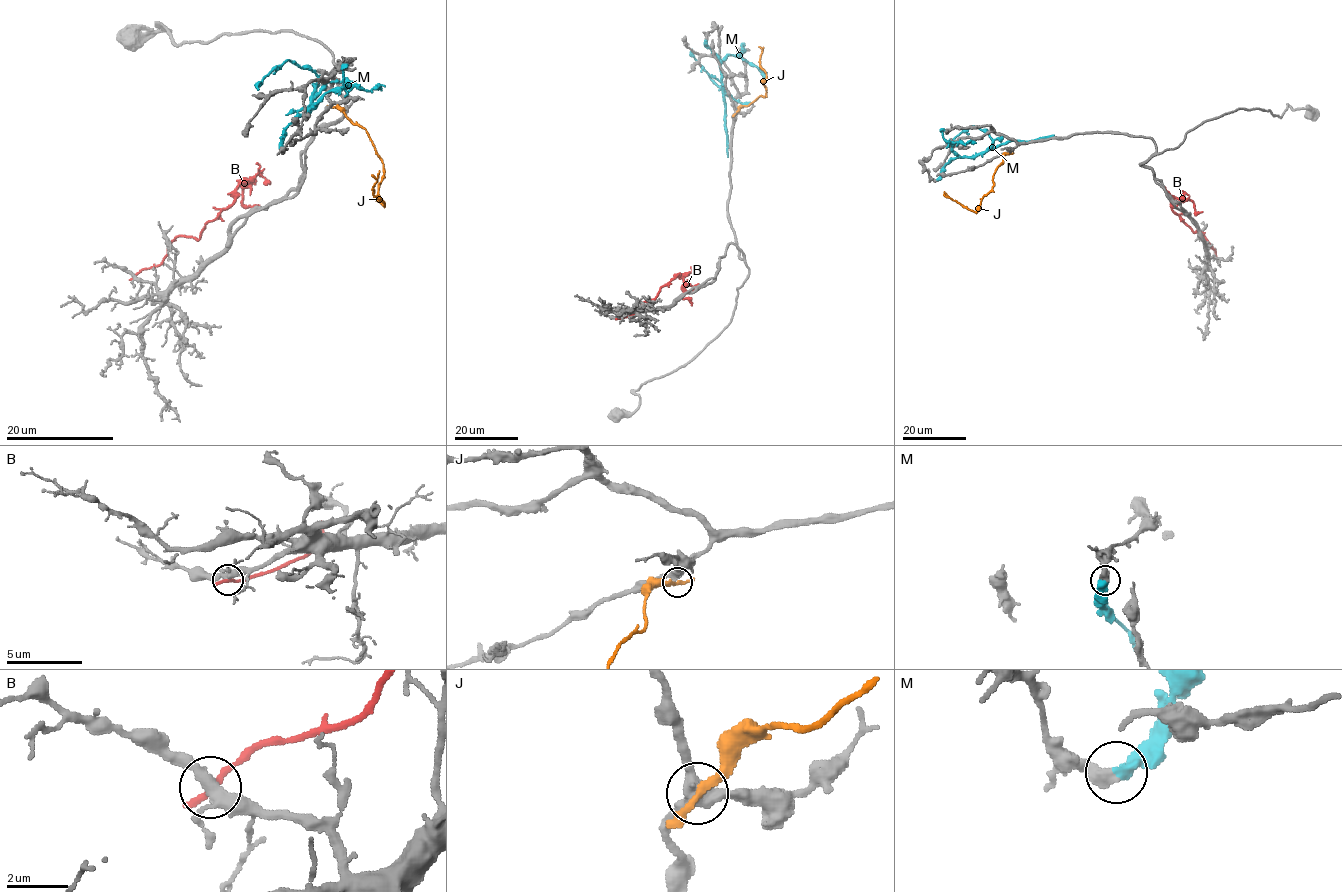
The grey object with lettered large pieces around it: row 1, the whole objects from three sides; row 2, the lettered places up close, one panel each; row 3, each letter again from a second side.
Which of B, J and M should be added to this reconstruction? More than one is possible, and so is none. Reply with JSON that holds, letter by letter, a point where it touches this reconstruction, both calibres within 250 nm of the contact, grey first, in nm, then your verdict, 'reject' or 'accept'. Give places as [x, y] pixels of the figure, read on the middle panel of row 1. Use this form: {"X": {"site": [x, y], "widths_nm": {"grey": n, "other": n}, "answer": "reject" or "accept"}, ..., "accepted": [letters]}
{"B": {"site": [618, 318], "widths_nm": {"grey": 320, "other": 280}, "answer": "reject"}, "J": {"site": [735, 113], "widths_nm": {"grey": 360, "other": 240}, "answer": "reject"}, "M": {"site": [706, 39], "widths_nm": {"grey": 440, "other": 480}, "answer": "reject"}, "accepted": []}

